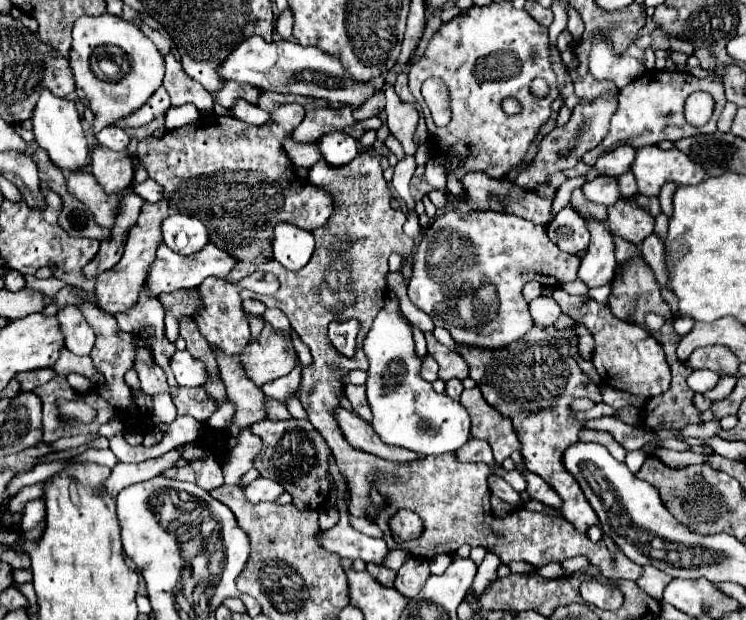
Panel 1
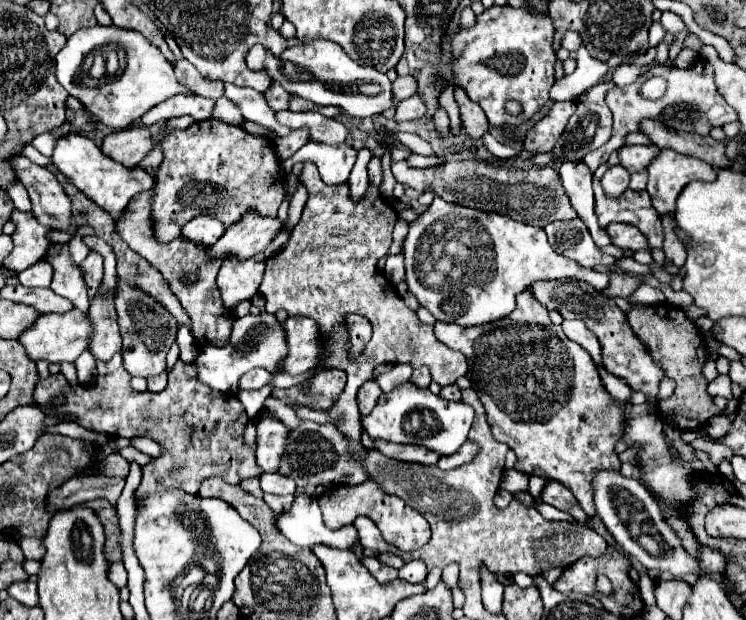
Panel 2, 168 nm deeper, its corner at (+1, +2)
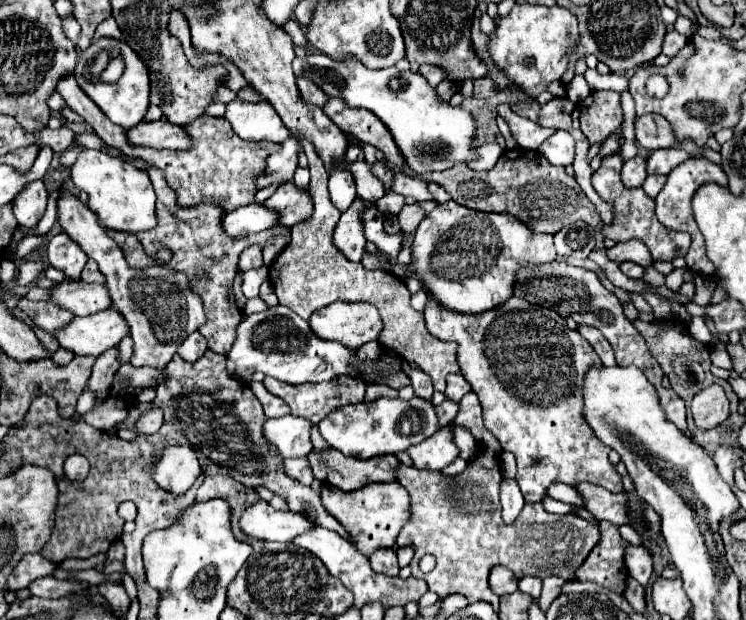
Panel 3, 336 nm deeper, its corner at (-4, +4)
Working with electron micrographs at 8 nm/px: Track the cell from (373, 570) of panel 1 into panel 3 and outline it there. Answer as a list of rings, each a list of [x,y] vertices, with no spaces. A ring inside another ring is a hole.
[[[381,548],[377,552],[373,552],[369,556],[371,560],[371,568],[375,572],[381,572],[385,576],[397,576],[399,574],[399,566],[397,566],[397,556],[391,548]]]

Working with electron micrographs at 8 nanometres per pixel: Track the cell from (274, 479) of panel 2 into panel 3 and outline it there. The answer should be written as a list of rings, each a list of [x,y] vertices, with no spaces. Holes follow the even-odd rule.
[[[297,458],[297,460],[285,460],[285,474],[289,474],[289,478],[309,486],[313,482],[313,474],[311,474],[311,468],[309,468],[309,462],[307,458]]]

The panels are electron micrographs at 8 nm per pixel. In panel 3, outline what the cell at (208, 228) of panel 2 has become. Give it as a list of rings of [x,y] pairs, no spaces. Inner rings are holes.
[[[263,204],[241,206],[233,212],[223,214],[223,218],[221,218],[221,226],[223,226],[225,234],[229,234],[231,238],[241,238],[245,234],[261,232],[275,224],[277,224],[275,212],[265,208]]]

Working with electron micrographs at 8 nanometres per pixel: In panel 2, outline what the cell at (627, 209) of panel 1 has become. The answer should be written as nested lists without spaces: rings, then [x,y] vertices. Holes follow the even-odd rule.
[[[610,224],[608,234],[612,236],[612,244],[622,250],[636,252],[636,250],[648,248],[648,242],[644,240],[644,236],[640,236],[640,232],[636,232],[636,228],[632,228],[630,224]]]

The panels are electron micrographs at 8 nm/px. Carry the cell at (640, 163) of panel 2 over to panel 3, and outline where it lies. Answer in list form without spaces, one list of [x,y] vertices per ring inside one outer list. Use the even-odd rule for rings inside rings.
[[[675,148],[653,150],[647,158],[647,174],[669,174],[677,164],[685,162],[687,158],[689,154]]]

